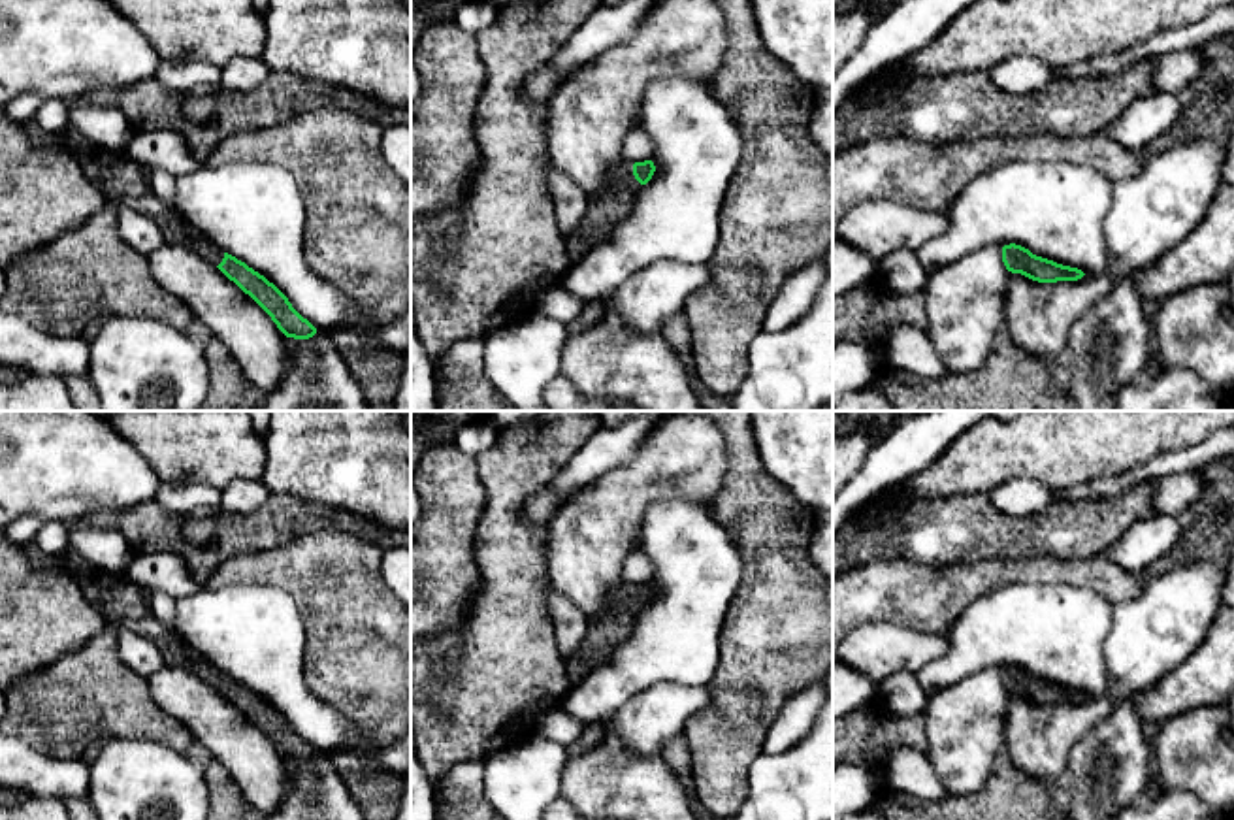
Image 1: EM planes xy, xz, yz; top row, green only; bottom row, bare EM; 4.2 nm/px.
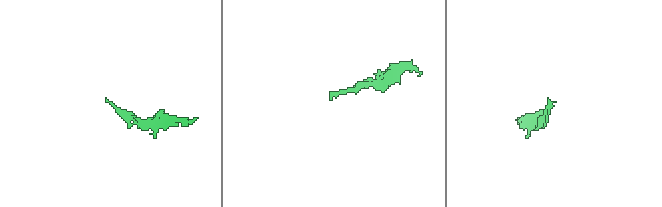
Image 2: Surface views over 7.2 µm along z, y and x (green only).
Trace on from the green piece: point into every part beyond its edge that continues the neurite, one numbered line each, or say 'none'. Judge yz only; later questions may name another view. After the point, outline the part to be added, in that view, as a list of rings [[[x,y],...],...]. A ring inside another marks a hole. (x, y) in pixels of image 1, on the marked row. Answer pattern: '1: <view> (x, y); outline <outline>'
none

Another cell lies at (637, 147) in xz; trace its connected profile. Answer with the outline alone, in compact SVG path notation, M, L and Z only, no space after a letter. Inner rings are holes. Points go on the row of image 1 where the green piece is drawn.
M639 124L627 134L622 145L622 158L633 164L652 160L652 139Z

